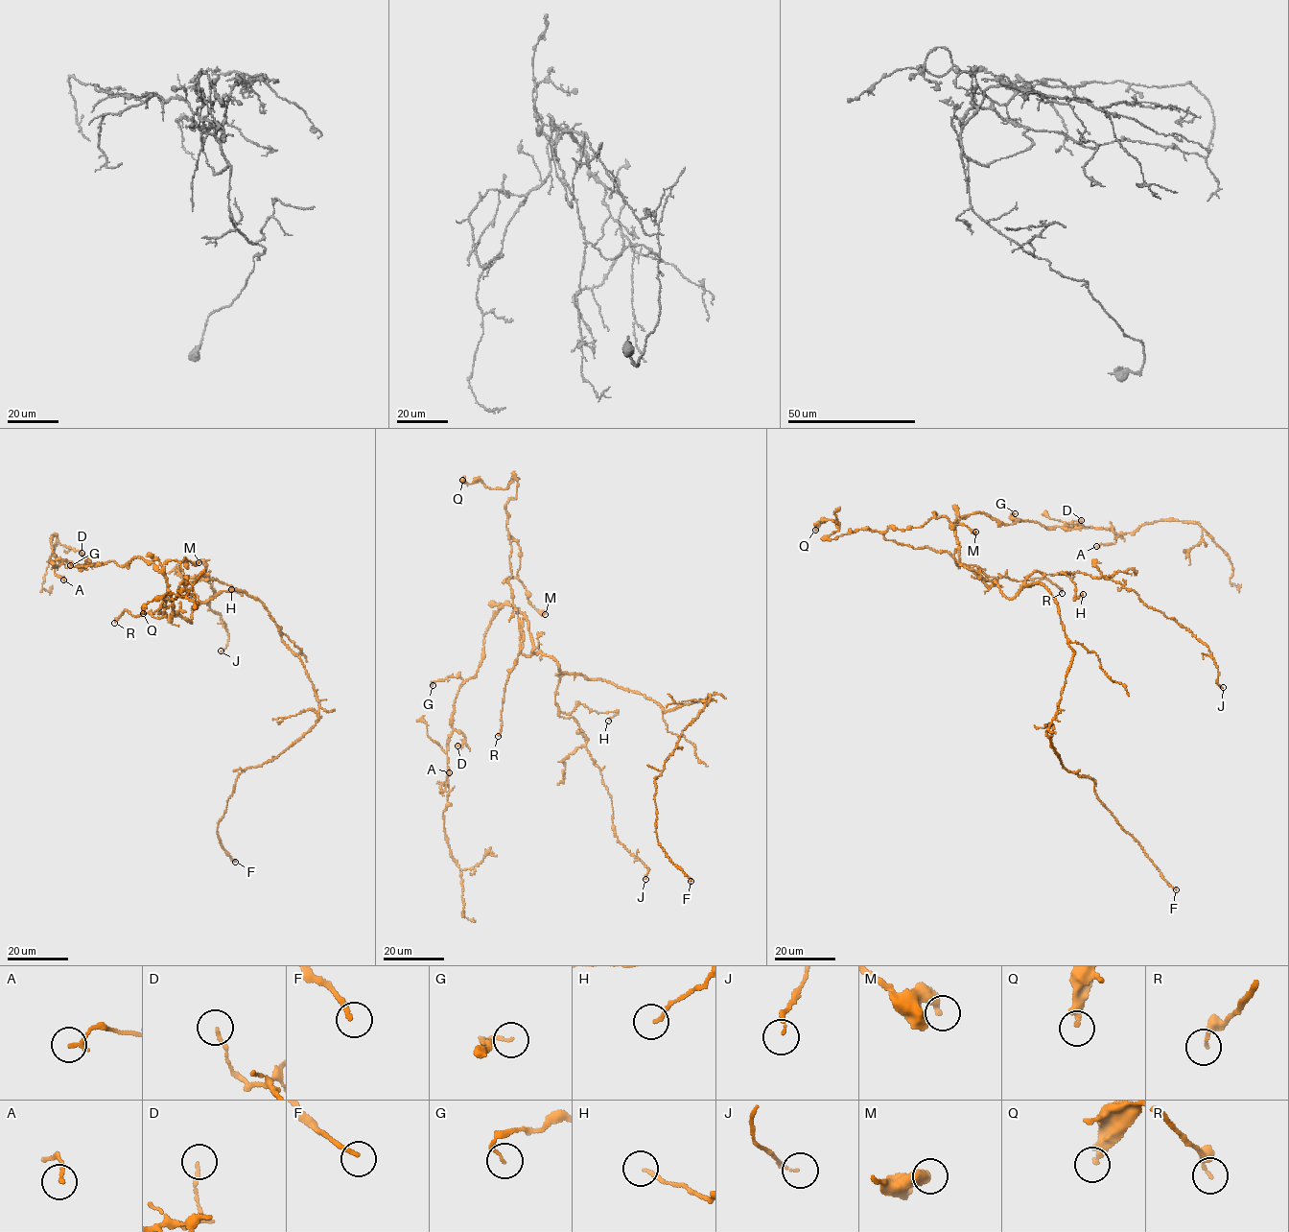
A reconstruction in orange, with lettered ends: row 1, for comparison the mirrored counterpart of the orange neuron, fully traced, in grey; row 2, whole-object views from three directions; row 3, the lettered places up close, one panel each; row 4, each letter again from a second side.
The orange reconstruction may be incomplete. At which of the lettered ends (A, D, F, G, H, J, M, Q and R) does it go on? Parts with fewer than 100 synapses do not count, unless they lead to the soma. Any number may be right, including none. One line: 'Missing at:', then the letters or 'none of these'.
Missing at: F

